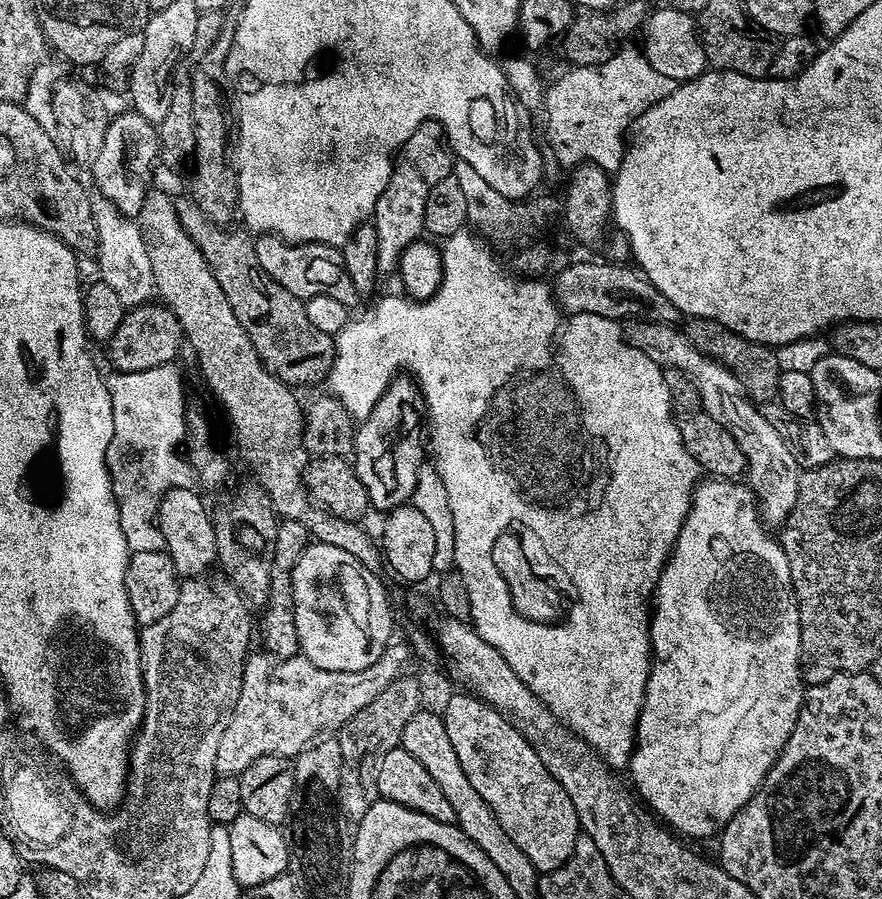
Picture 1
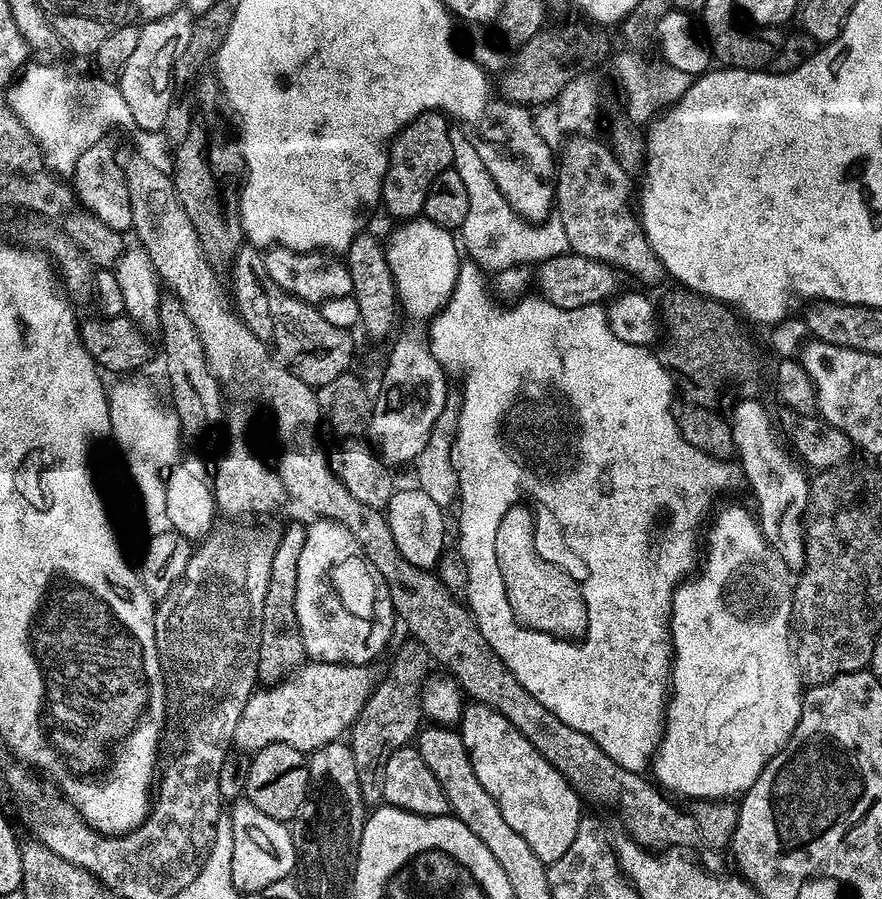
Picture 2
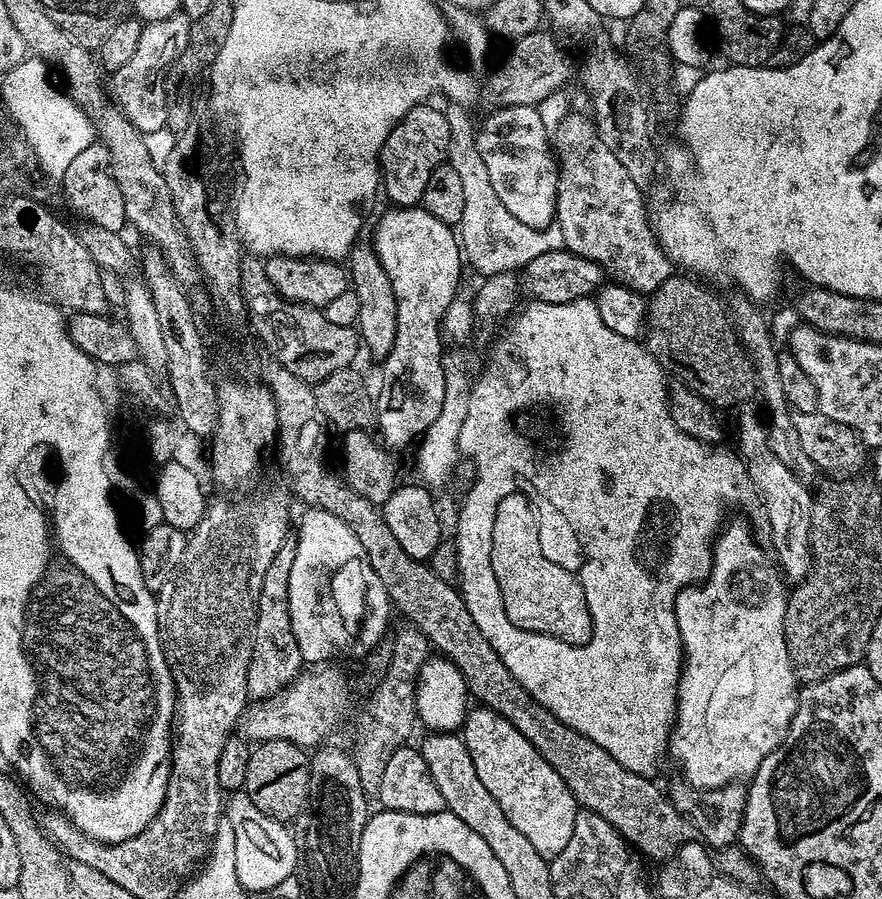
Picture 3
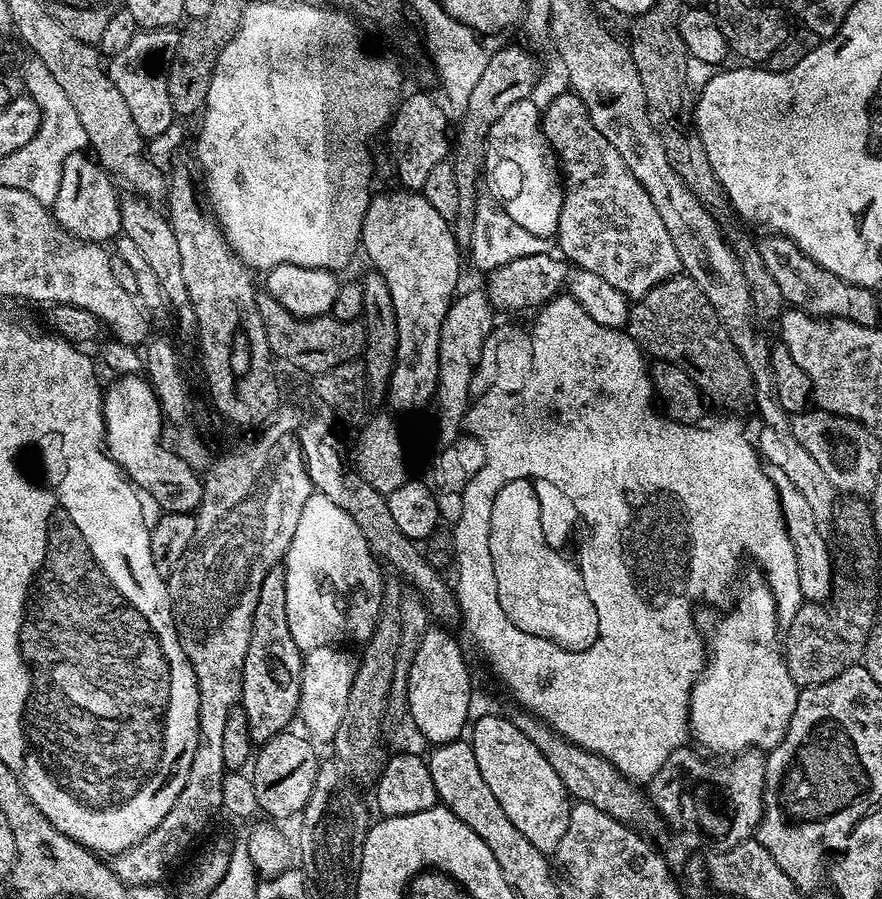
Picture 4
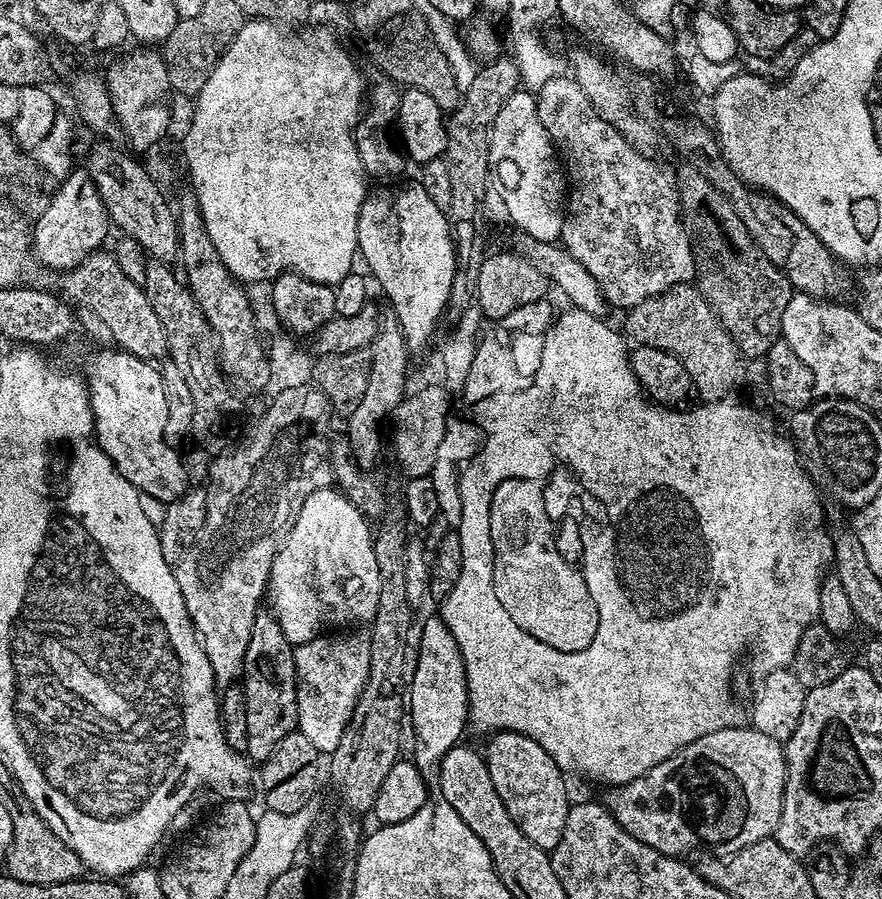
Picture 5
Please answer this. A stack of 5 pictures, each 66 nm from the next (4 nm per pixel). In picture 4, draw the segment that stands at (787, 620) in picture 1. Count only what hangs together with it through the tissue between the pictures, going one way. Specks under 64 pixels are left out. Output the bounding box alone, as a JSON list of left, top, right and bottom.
[688,570,798,754]

